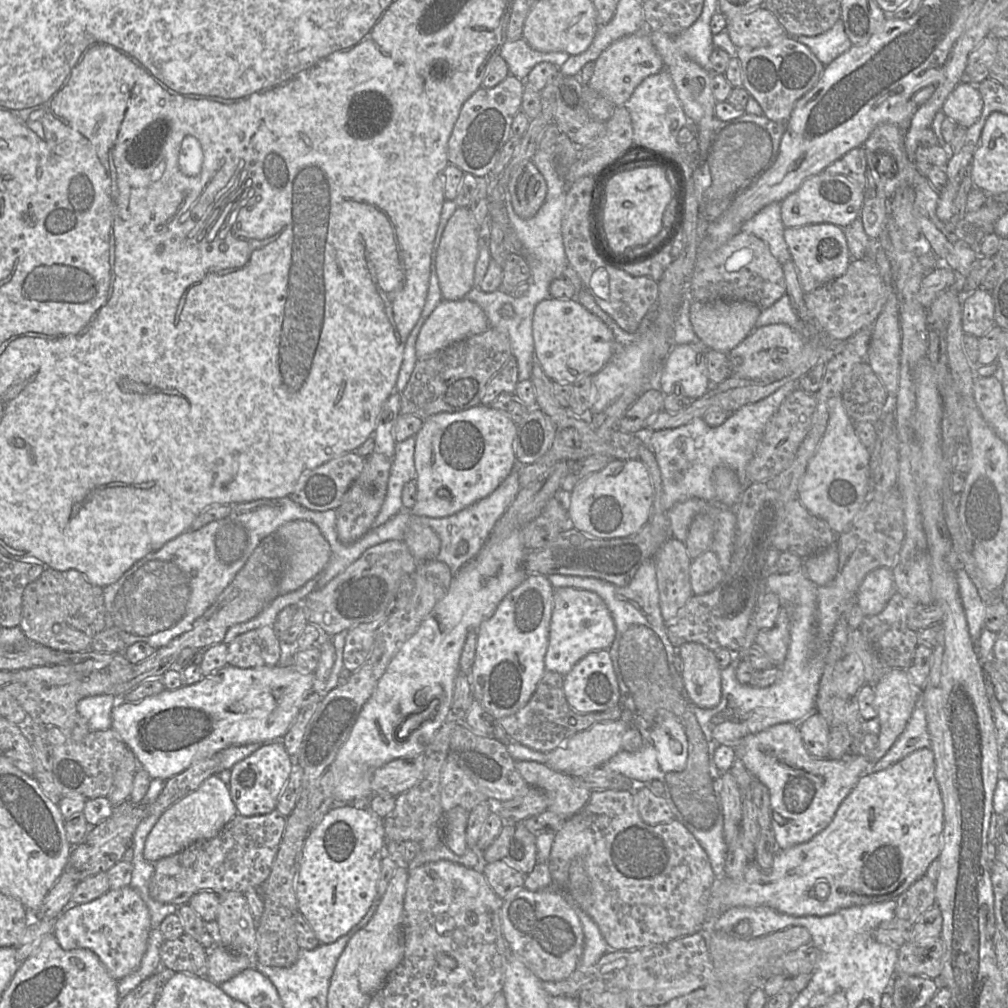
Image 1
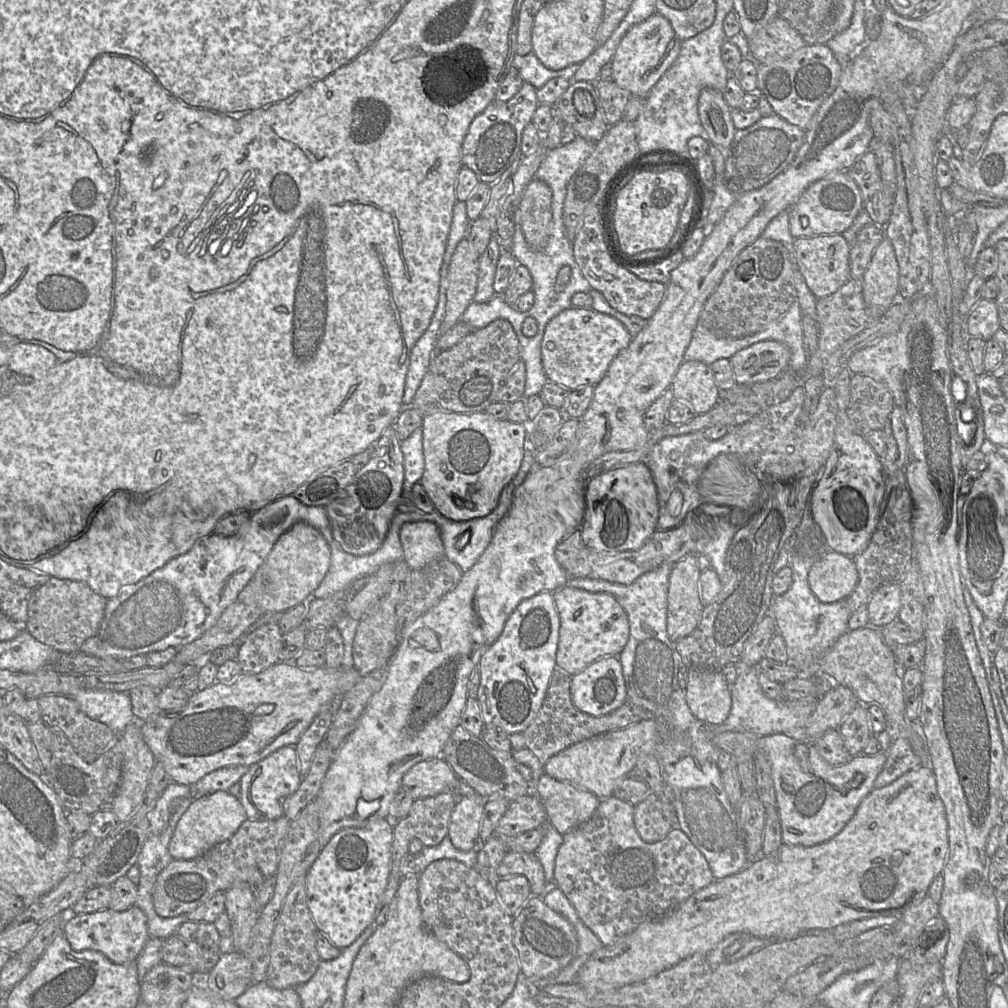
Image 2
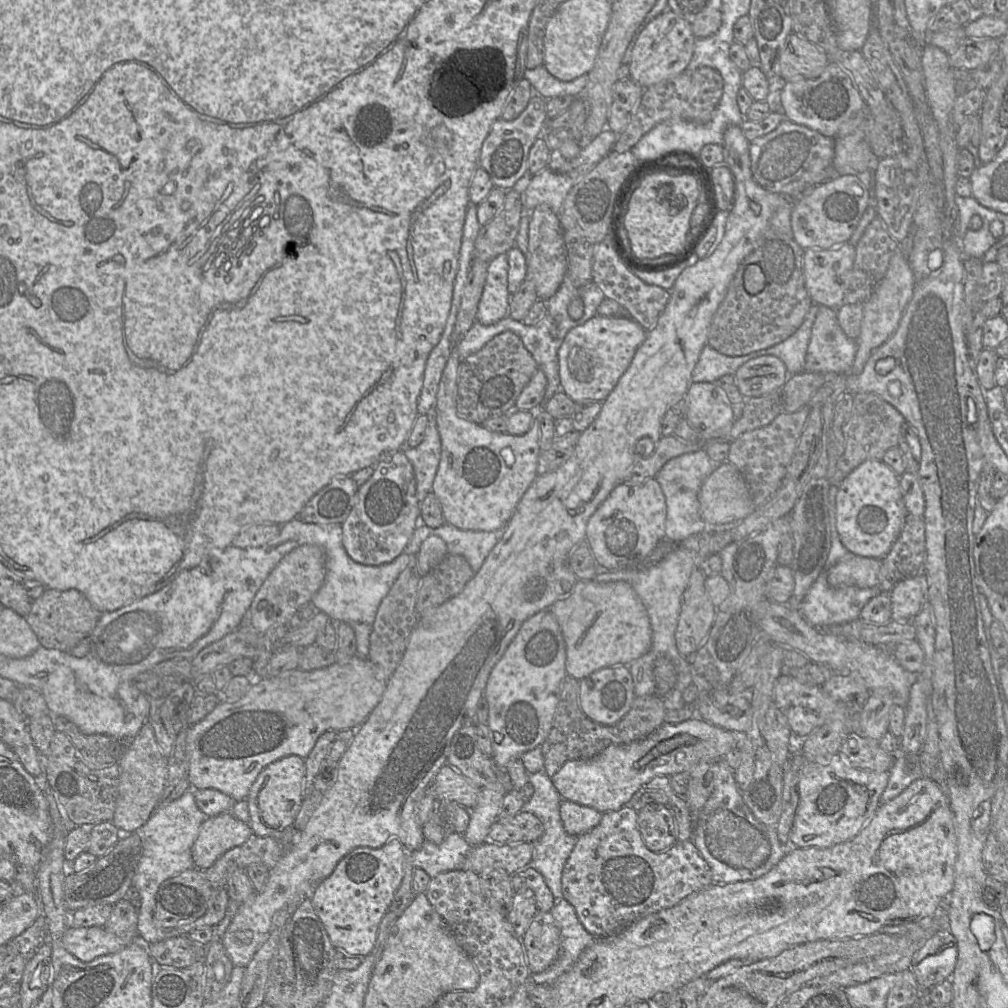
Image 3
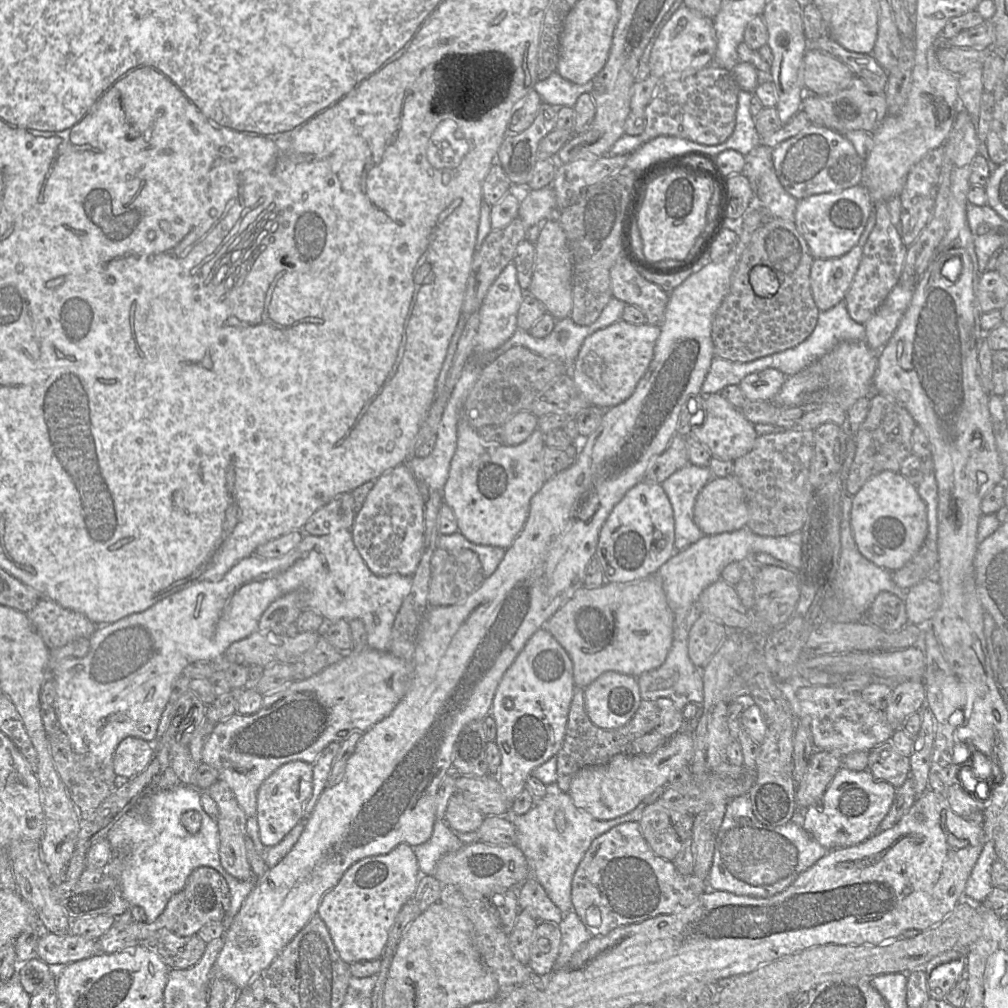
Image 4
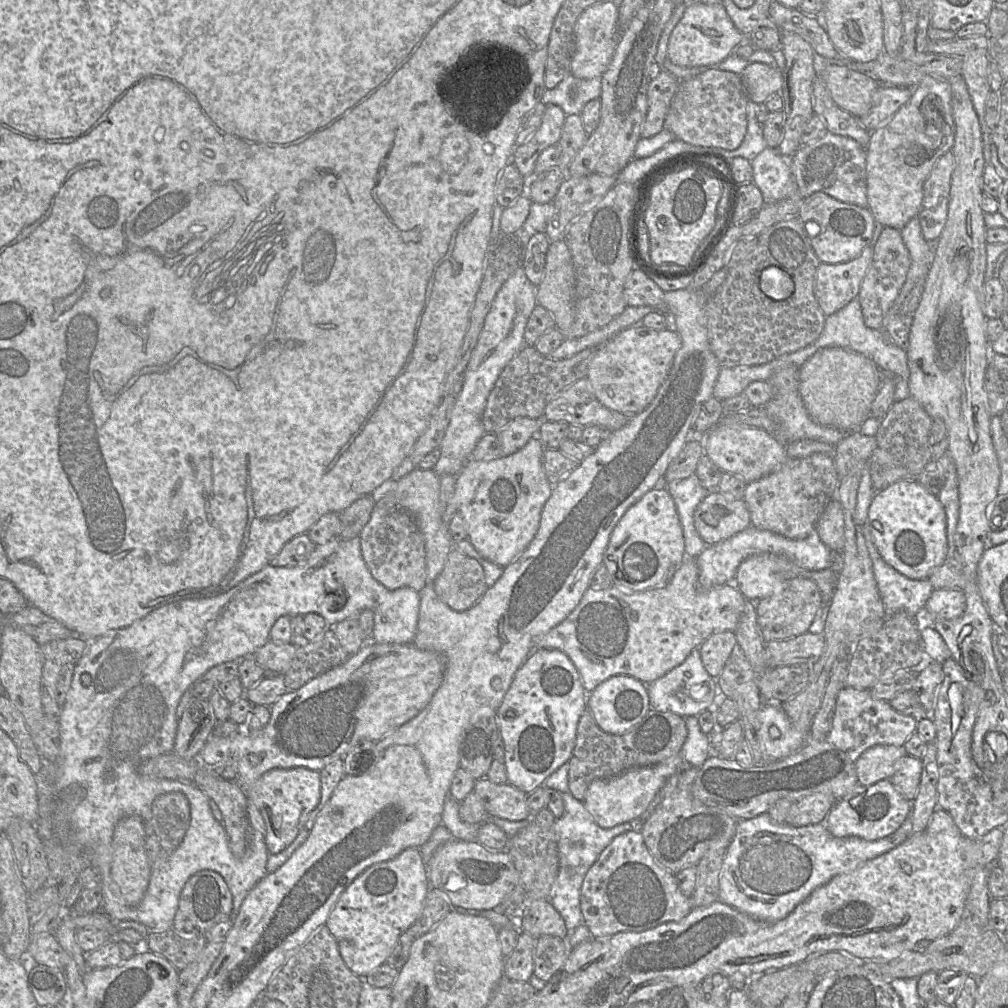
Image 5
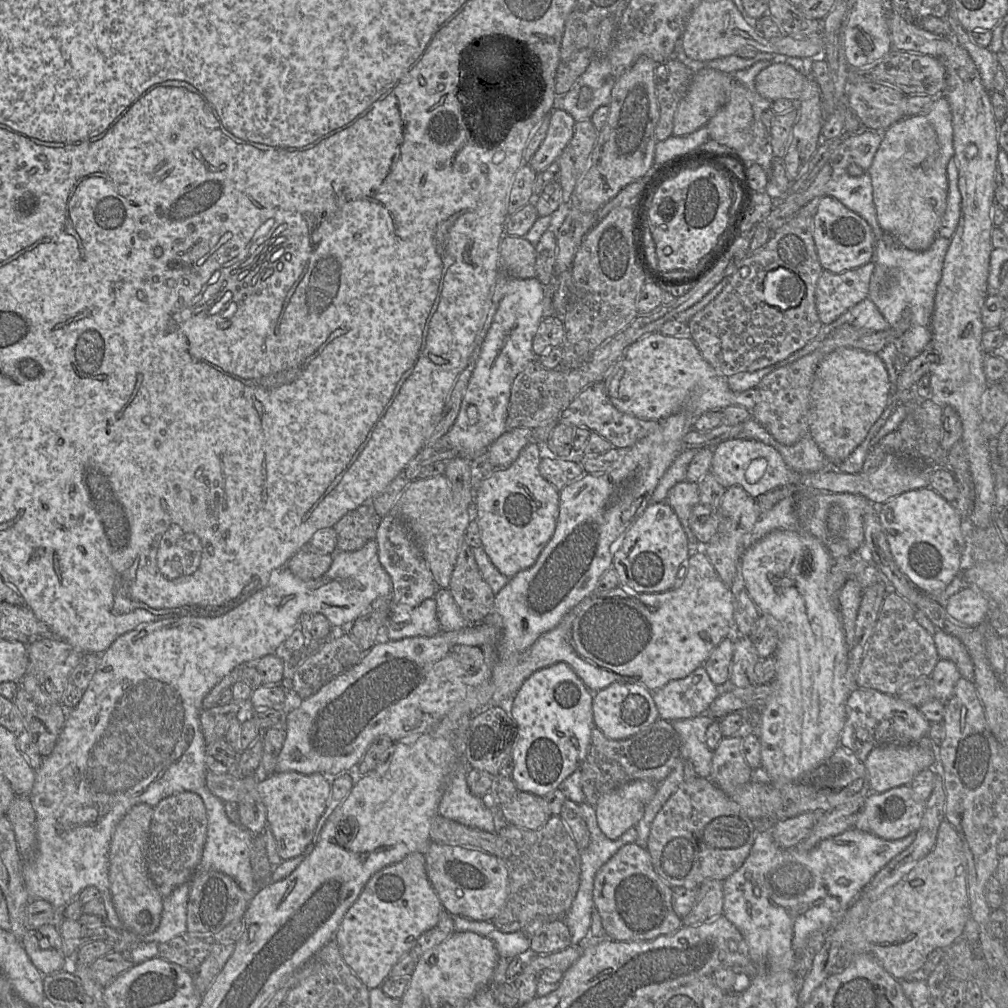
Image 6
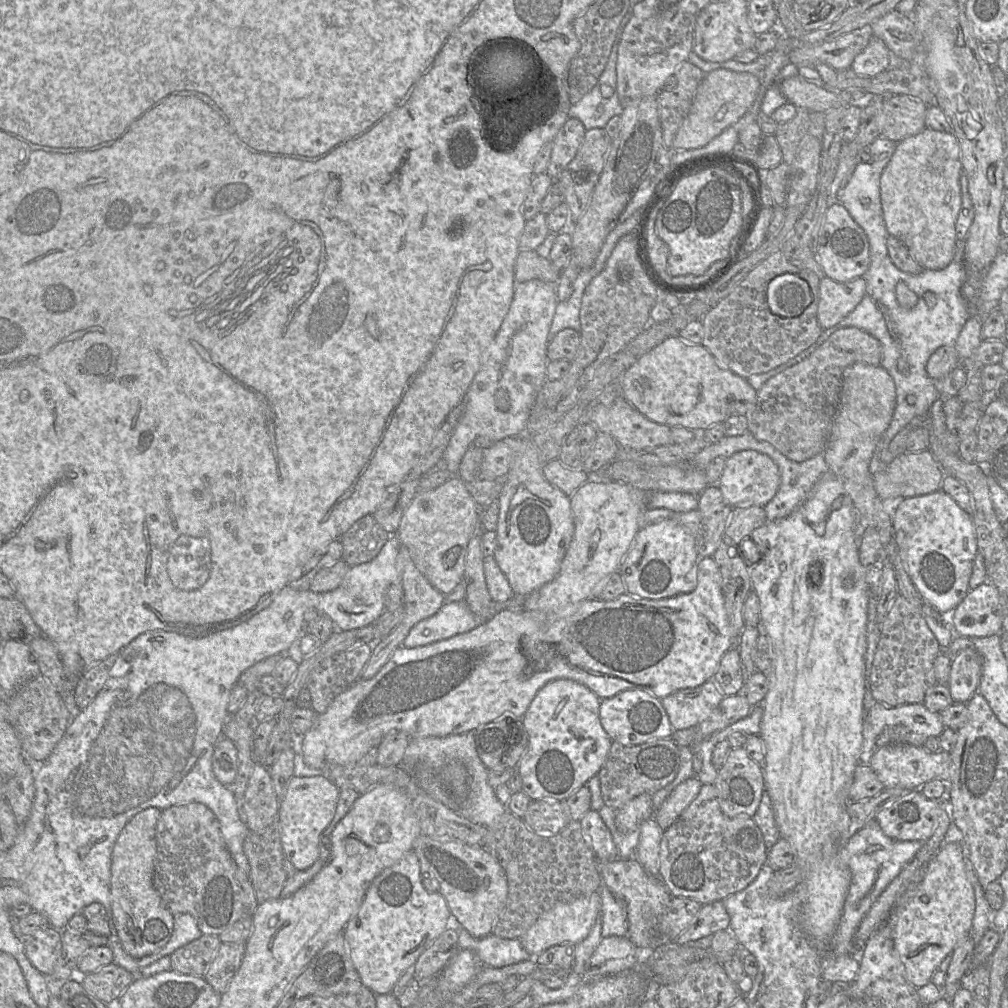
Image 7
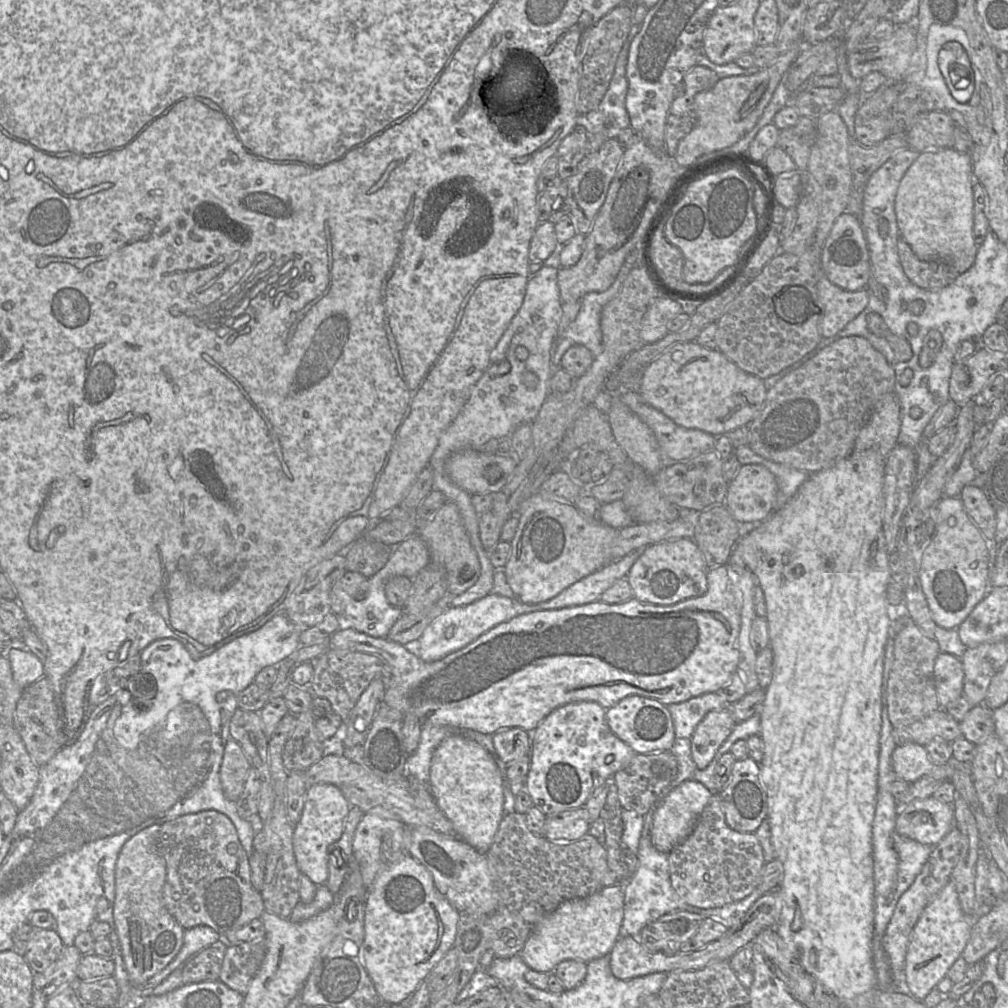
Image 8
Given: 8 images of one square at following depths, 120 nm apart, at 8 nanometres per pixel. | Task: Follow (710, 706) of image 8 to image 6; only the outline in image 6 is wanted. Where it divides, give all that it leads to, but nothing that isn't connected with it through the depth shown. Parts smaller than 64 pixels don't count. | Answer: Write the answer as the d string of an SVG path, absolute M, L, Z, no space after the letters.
M704 665L696 668L689 676L683 679L672 680L662 688L652 692L659 718L674 721L693 718L699 715L709 716L708 711L711 704L722 694L722 687L715 685Z

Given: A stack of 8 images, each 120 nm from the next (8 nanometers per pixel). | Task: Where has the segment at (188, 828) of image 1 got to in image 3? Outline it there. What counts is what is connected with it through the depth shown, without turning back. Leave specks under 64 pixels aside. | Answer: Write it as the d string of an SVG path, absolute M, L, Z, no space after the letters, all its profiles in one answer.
M231 812L207 817L192 847L194 866L209 868L227 850L243 844L252 833L250 825Z

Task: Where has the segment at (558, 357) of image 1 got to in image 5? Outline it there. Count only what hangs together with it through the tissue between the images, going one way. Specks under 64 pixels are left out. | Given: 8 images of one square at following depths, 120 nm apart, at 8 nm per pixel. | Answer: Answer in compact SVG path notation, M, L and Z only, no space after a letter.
M636 324L597 347L586 378L601 404L627 416L635 416L654 399L680 347L681 338L675 330L655 330Z

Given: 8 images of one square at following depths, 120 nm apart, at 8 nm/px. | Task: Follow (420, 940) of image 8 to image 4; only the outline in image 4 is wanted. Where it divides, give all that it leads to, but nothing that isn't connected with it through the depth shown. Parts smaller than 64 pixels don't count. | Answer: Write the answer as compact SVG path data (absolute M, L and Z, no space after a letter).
M399 844L387 854L366 857L353 864L338 884L322 898L317 910L334 947L346 964L380 960L389 932L403 905L414 895L423 874L407 844Z

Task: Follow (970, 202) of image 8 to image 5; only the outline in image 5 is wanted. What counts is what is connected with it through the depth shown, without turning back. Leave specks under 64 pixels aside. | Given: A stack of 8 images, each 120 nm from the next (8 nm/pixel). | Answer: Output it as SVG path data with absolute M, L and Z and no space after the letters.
M925 77L912 89L909 101L886 124L870 132L866 147L868 208L883 227L901 230L917 217L923 201L923 185L934 164L953 147L955 123L950 83Z

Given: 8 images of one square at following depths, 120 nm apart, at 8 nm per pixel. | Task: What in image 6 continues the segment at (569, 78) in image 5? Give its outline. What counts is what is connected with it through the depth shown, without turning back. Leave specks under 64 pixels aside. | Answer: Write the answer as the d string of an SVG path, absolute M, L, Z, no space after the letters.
M595 56L571 89L555 96L553 108L569 113L575 122L590 120L596 109L609 105L613 85L610 59Z

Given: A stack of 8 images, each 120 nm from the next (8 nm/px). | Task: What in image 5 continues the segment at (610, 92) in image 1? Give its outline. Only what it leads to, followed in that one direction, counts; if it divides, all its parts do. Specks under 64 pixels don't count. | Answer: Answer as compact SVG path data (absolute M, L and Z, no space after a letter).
M689 3L670 35L667 59L687 68L715 66L734 53L739 45L745 44L751 44L749 37L736 28L722 3Z

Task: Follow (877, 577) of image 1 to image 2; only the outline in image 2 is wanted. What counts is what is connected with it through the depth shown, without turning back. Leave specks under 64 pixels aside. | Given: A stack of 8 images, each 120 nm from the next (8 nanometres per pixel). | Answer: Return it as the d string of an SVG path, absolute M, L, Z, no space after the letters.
M899 583L880 586L870 598L868 604L870 623L885 626L899 620L901 610L901 587Z

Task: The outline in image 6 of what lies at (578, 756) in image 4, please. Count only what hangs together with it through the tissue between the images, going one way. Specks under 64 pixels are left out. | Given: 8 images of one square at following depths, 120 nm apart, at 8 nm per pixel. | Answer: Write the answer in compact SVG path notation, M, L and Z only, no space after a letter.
M661 718L634 736L623 740L607 738L594 725L586 754L578 767L581 772L581 788L585 802L595 806L603 794L634 780L660 784L672 771L678 759L681 759L680 752L681 743L678 733L671 722Z

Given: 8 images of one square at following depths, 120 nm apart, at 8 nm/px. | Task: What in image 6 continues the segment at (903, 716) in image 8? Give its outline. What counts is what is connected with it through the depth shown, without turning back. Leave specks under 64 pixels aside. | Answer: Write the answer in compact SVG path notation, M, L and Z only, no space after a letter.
M896 591L887 593L863 656L856 685L897 696L902 687L920 677L930 677L940 657L933 636L915 619L916 608Z

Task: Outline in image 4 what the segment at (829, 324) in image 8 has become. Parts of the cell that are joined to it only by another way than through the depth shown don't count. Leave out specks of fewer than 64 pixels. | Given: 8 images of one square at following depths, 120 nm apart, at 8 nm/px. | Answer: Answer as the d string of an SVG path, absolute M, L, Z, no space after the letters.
M855 245L848 253L834 258L815 258L810 270L810 289L820 311L844 299L861 262L863 246Z

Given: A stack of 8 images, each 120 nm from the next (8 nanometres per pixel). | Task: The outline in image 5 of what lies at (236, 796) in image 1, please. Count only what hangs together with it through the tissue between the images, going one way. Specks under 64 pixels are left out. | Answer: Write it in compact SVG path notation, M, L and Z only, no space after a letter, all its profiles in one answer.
M305 768L274 769L250 785L241 785L249 802L261 813L266 834L264 841L271 855L287 848L304 828L321 799L320 773Z

